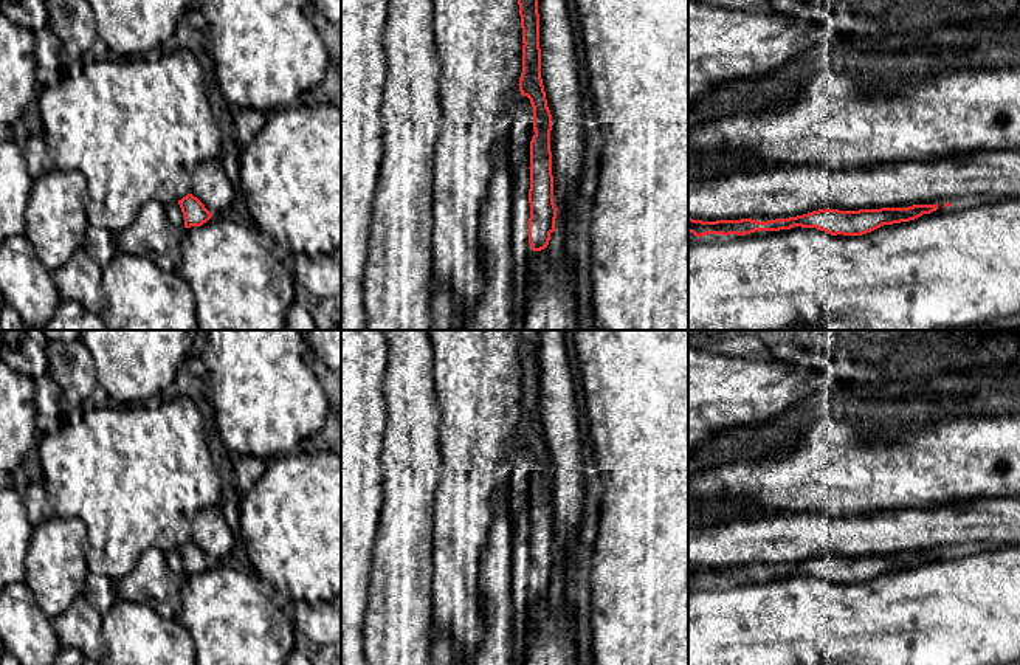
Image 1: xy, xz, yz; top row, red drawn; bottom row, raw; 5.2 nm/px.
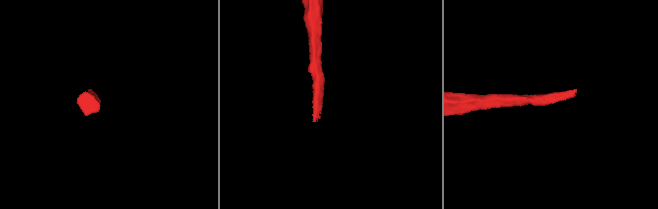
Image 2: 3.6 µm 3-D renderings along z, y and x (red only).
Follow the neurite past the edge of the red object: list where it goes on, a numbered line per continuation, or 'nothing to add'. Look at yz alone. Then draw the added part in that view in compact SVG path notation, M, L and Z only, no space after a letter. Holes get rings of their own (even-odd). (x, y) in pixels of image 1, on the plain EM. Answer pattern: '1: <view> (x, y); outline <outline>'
nothing to add

